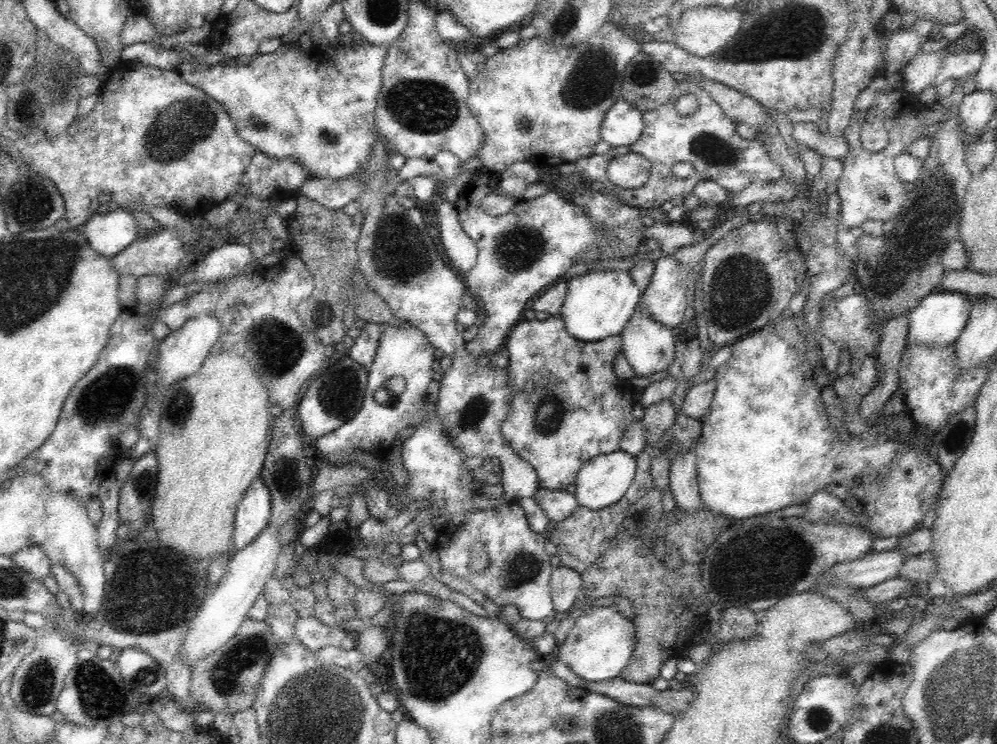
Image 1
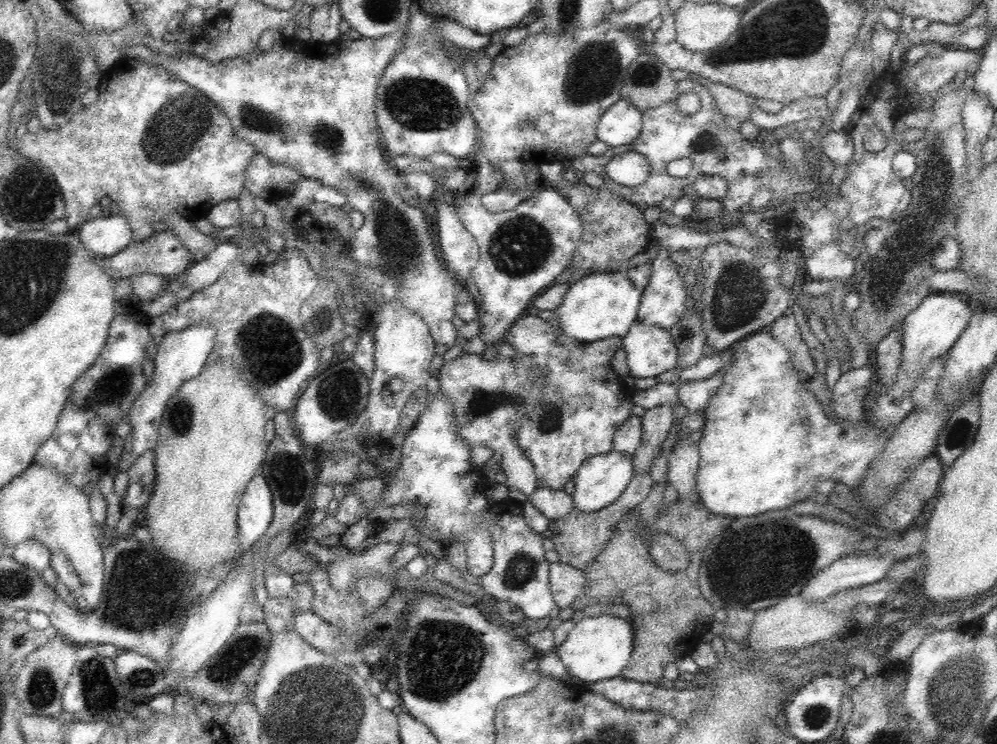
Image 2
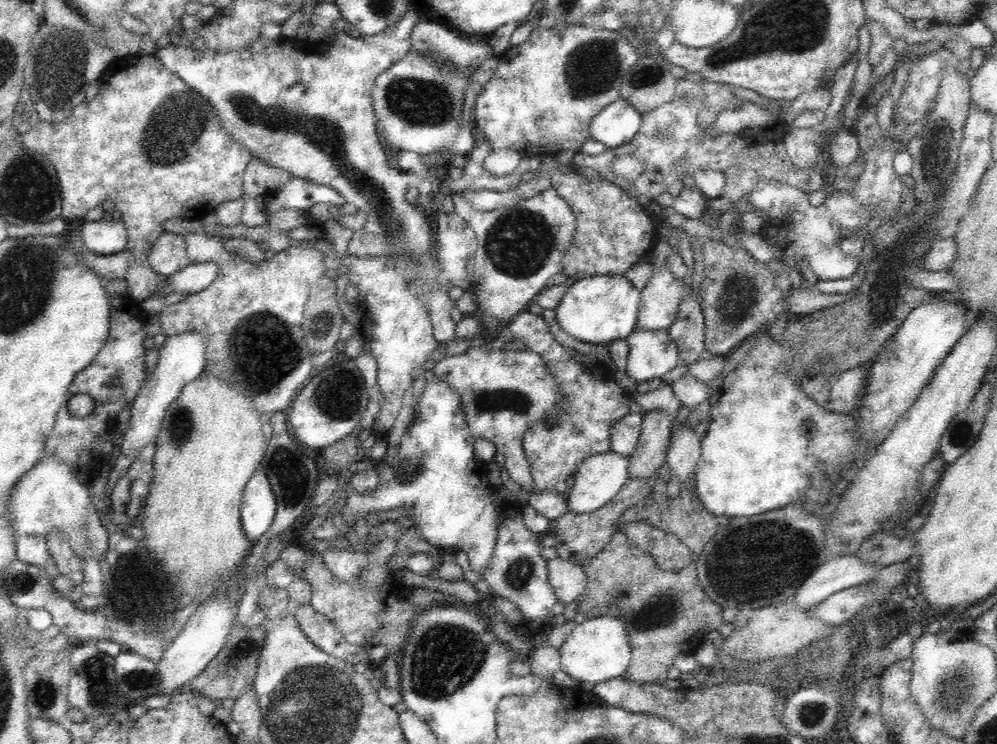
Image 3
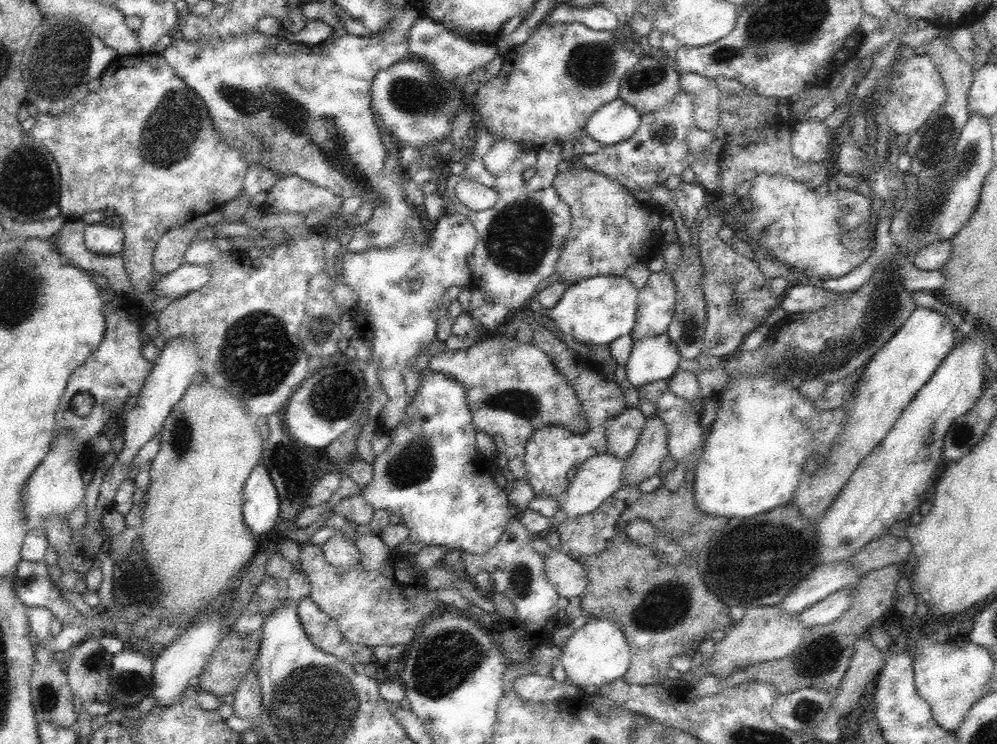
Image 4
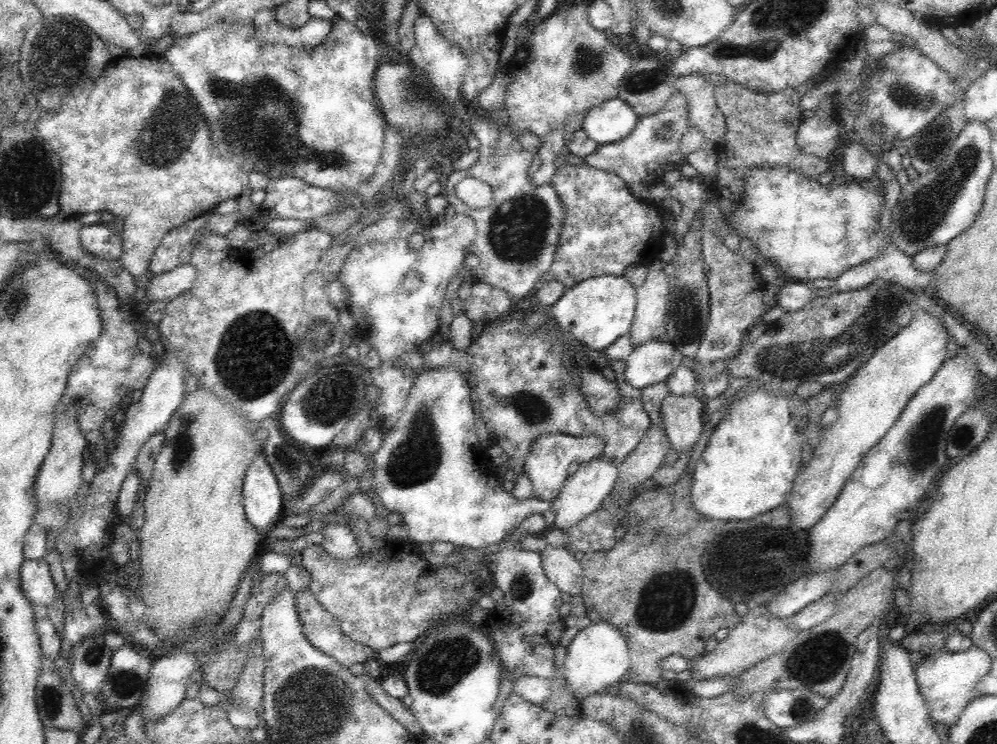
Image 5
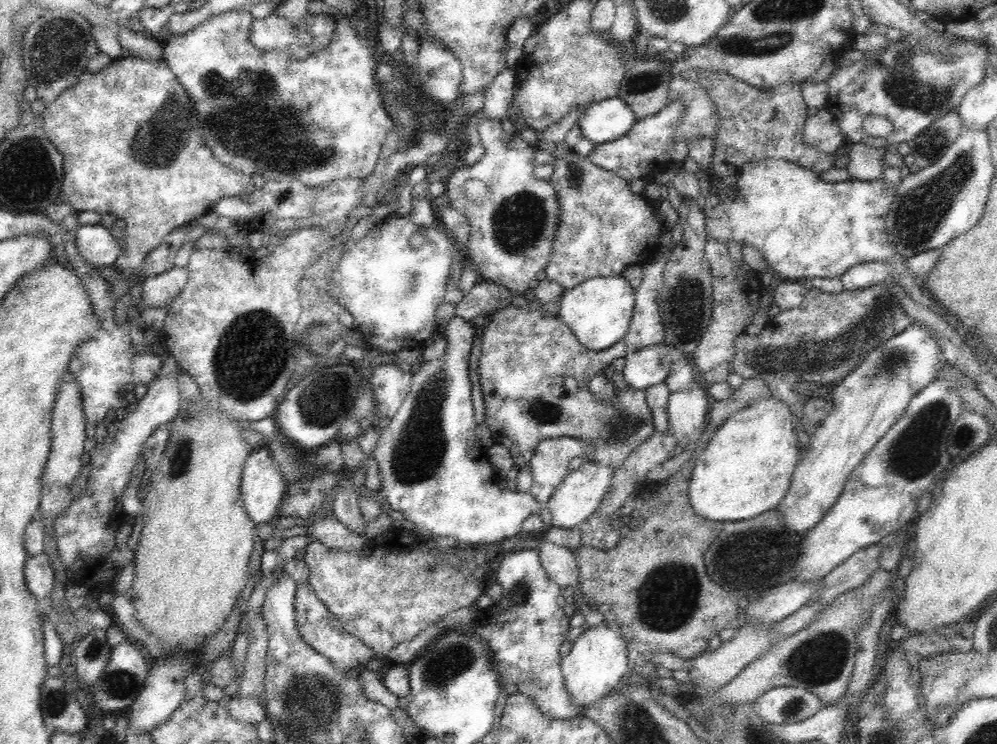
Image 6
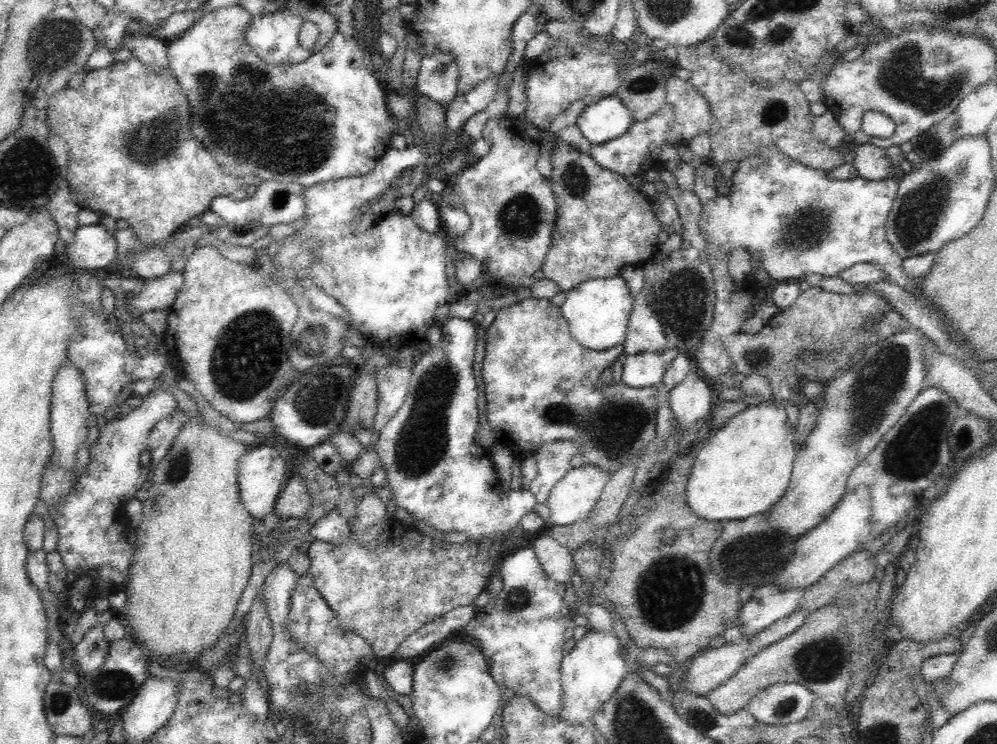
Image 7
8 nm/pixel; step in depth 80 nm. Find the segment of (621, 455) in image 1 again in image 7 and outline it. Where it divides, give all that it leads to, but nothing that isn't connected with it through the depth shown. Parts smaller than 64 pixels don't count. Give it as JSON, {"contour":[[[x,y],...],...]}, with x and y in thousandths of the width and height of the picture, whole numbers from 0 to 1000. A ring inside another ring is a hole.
{"contour":[[[591,624],[572,629],[549,669],[551,707],[568,708],[588,696],[611,642],[610,634]]]}

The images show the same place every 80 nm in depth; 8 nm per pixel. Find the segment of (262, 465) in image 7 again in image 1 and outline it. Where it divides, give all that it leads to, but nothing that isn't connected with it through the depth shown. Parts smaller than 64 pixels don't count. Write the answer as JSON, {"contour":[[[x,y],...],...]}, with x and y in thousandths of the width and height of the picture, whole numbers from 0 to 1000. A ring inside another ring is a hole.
{"contour":[[[257,641],[246,659],[236,691],[234,738],[251,731],[270,706],[272,664],[262,641]]]}

